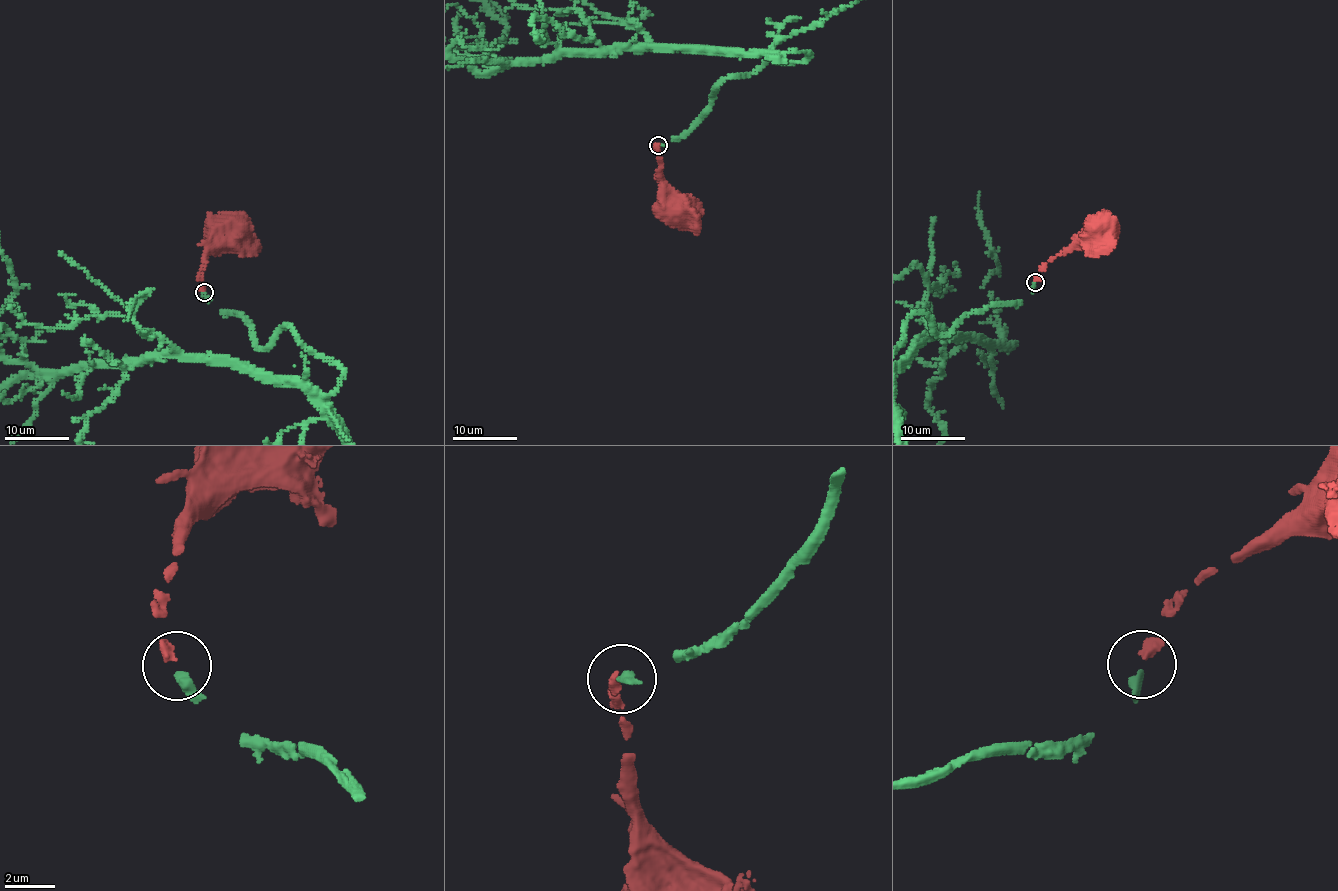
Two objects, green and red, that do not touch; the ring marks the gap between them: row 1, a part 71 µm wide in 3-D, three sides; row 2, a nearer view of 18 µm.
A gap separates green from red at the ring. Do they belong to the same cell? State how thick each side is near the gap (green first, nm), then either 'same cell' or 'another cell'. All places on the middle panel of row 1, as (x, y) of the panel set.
400/400 nm | same cell

